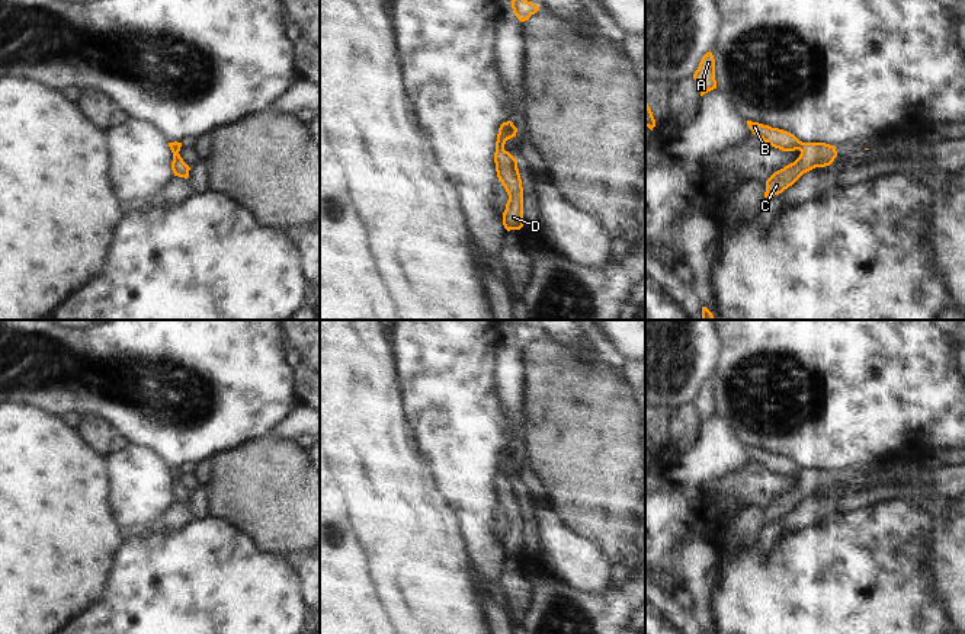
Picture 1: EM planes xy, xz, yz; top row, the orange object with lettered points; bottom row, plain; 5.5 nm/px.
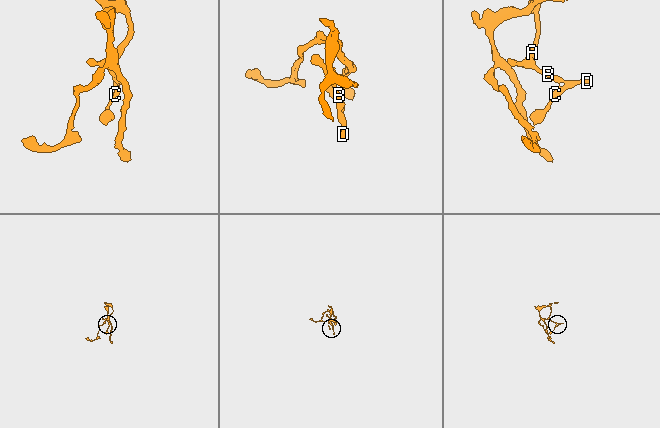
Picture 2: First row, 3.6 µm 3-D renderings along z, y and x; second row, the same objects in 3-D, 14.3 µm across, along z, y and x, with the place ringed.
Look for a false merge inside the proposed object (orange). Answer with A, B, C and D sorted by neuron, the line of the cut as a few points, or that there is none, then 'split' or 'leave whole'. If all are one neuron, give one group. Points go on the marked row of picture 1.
groups A B C D; cut none; leave whole

